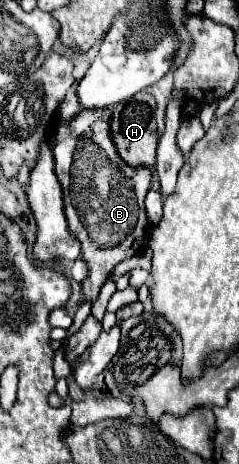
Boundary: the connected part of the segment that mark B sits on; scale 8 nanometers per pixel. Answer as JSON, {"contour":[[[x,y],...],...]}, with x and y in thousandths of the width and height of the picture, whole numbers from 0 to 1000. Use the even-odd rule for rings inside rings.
{"contour":[[[343,237],[318,250],[318,259],[301,259],[293,267],[243,267],[234,293],[226,293],[218,328],[234,349],[234,379],[268,414],[268,457],[285,474],[285,496],[343,526],[343,560],[368,573],[368,595],[343,608],[343,642],[326,655],[351,655],[351,651],[393,655],[469,578],[494,565],[594,543],[594,534],[611,534],[603,513],[628,504],[603,427],[628,409],[636,375],[628,366],[603,366],[603,362],[536,362],[519,358],[519,349],[502,349],[502,341],[485,341],[485,323],[469,323],[469,302],[452,297],[452,250],[460,241],[427,241],[427,237]]]}

